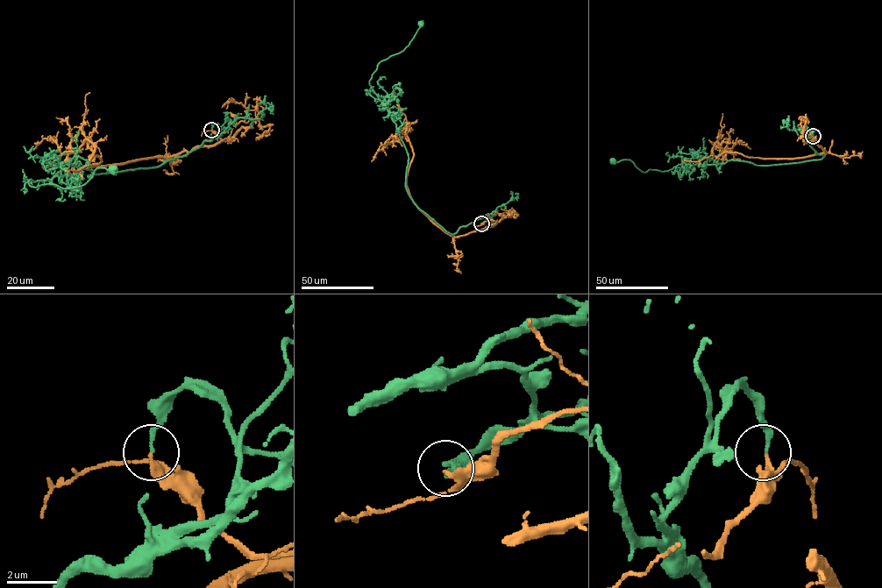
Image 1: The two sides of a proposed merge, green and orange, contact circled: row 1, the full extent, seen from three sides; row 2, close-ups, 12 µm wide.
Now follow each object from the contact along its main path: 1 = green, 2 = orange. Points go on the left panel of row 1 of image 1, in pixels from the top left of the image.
1: (211, 130), (220, 134), (155, 166), (28, 182), (80, 187), (97, 168), (113, 170)
2: (211, 130), (236, 138), (90, 166), (101, 159), (88, 160), (88, 139), (62, 153), (44, 138), (32, 150)

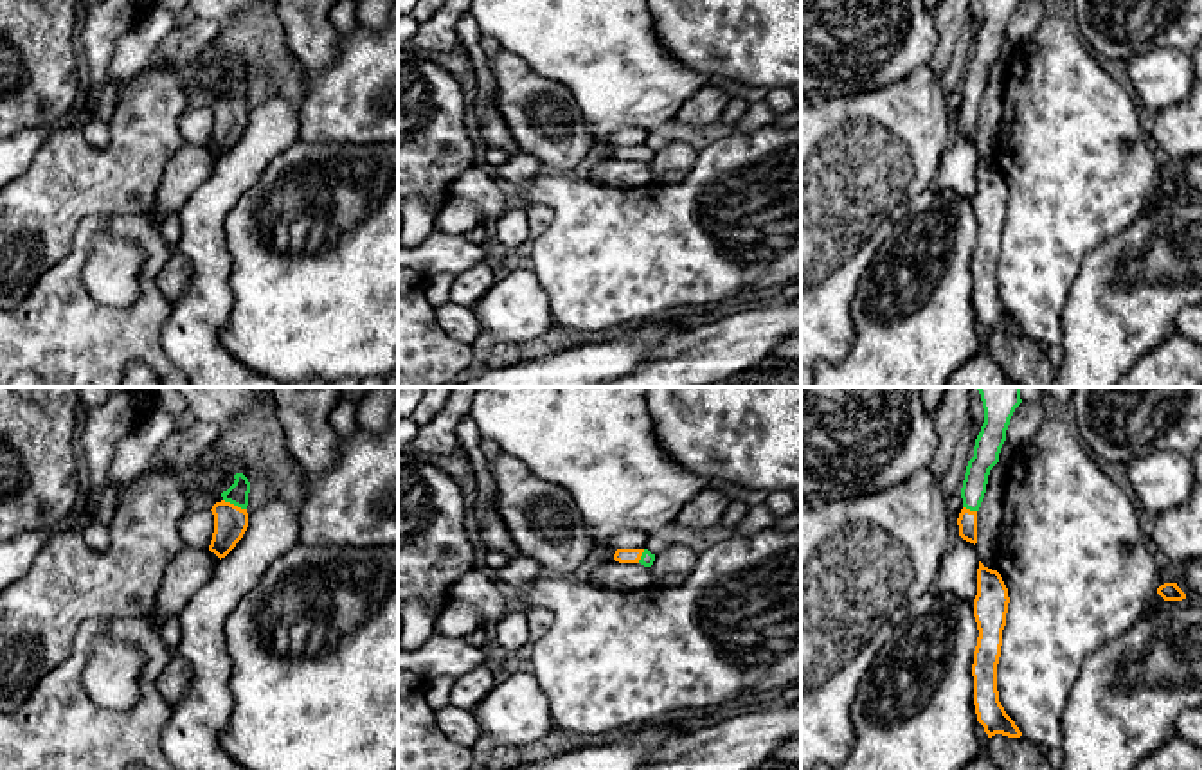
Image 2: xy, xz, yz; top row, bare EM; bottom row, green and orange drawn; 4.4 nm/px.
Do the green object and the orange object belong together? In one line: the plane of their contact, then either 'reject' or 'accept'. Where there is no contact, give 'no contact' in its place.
xy | reject

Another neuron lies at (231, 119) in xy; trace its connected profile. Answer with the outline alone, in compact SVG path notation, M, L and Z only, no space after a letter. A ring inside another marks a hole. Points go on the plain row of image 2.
M225 97L216 99L211 108L214 112L214 130L209 148L221 157L243 135L248 124L248 110L247 106L241 106Z

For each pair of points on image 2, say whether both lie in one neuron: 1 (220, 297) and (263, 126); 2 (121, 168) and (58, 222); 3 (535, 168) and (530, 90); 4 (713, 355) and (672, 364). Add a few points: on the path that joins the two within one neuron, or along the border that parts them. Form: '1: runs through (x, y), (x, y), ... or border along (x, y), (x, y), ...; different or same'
1: runs through (211, 254), (211, 202), (238, 170); same
2: runs through (105, 182), (98, 182), (74, 205); same
3: border along (521, 150), (528, 152), (546, 170); different
4: runs through (702, 355), (682, 364); same

